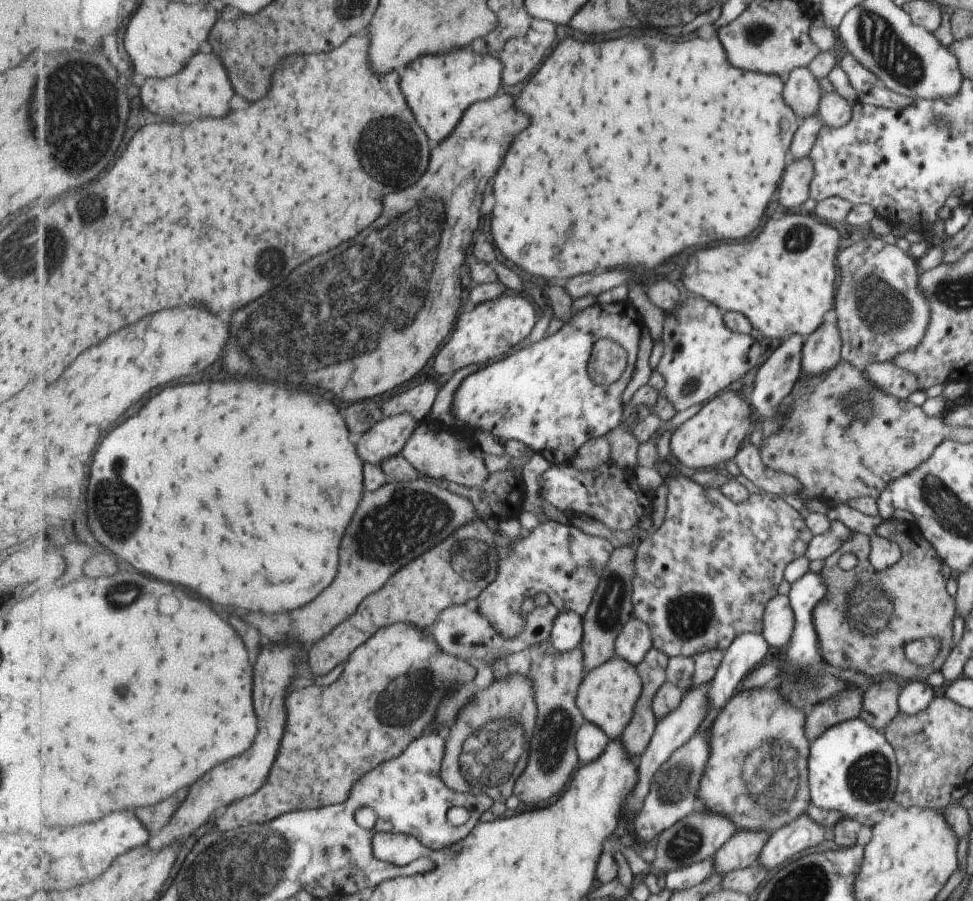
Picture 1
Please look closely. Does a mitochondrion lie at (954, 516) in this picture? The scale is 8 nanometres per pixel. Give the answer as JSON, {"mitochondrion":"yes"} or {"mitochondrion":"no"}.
{"mitochondrion":"yes"}

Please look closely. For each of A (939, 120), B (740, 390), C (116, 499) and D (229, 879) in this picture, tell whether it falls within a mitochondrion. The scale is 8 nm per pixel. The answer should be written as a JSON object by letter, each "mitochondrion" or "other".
{"A":"mitochondrion","B":"other","C":"mitochondrion","D":"mitochondrion"}

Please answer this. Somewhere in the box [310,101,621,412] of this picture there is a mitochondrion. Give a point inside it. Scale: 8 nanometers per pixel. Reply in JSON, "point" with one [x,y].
{"point":[390,150]}

